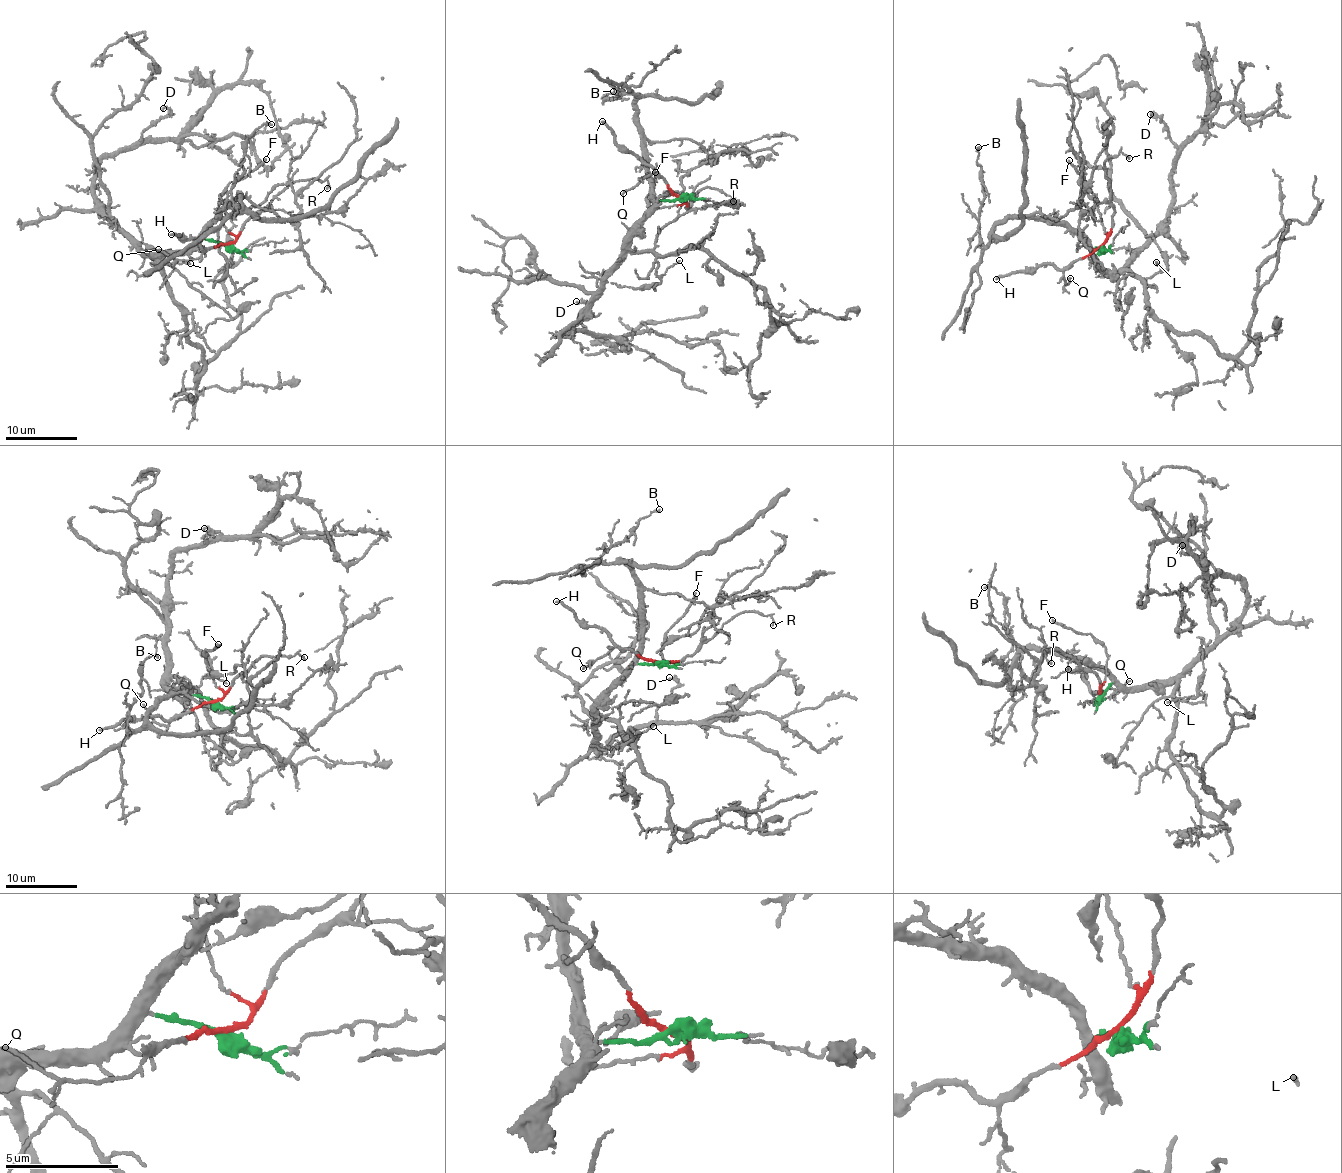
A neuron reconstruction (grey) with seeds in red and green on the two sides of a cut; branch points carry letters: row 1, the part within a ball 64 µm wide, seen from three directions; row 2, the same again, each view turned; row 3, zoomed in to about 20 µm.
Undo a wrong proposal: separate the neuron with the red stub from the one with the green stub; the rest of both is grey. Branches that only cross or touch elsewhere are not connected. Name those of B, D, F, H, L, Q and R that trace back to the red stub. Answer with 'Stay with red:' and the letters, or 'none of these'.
Stay with red: F, H, Q, R

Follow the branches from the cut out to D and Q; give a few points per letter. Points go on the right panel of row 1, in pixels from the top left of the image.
D: (1100, 247), (1092, 250), (1100, 265), (1116, 275), (1166, 220), (1171, 174), (1179, 155), (1159, 118), (1150, 114)
Q: (1100, 247), (1072, 263), (1063, 273), (1067, 285), (1070, 277)

